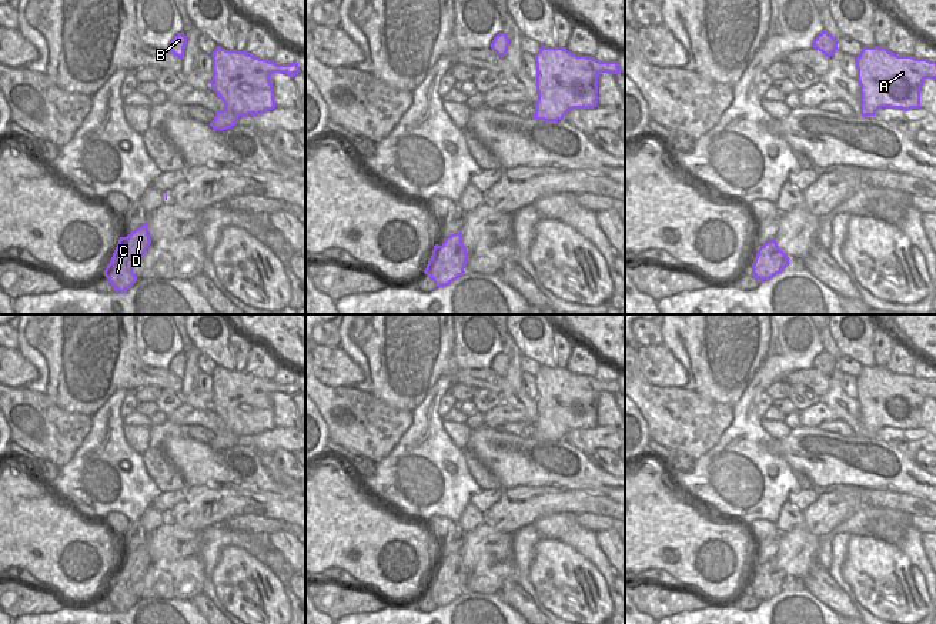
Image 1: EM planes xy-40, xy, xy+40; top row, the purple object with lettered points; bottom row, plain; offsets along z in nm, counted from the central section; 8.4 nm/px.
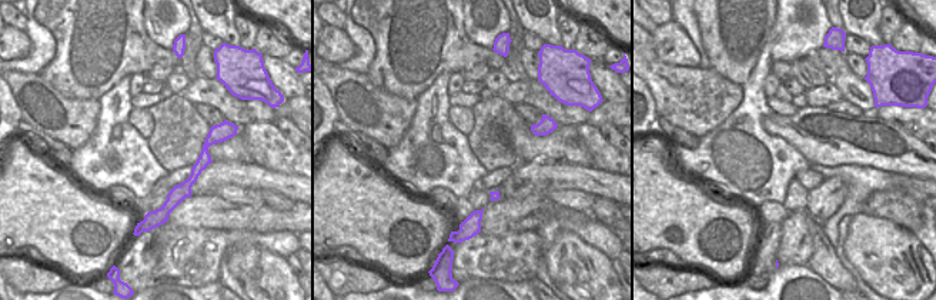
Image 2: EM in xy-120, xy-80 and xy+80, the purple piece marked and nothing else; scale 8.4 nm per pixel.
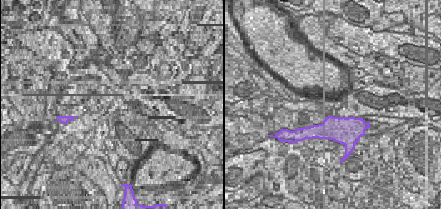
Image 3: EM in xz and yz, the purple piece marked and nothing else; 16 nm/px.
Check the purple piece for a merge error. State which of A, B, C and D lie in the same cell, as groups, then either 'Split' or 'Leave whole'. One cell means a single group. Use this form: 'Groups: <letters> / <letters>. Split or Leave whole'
Groups: A B C D. Leave whole

